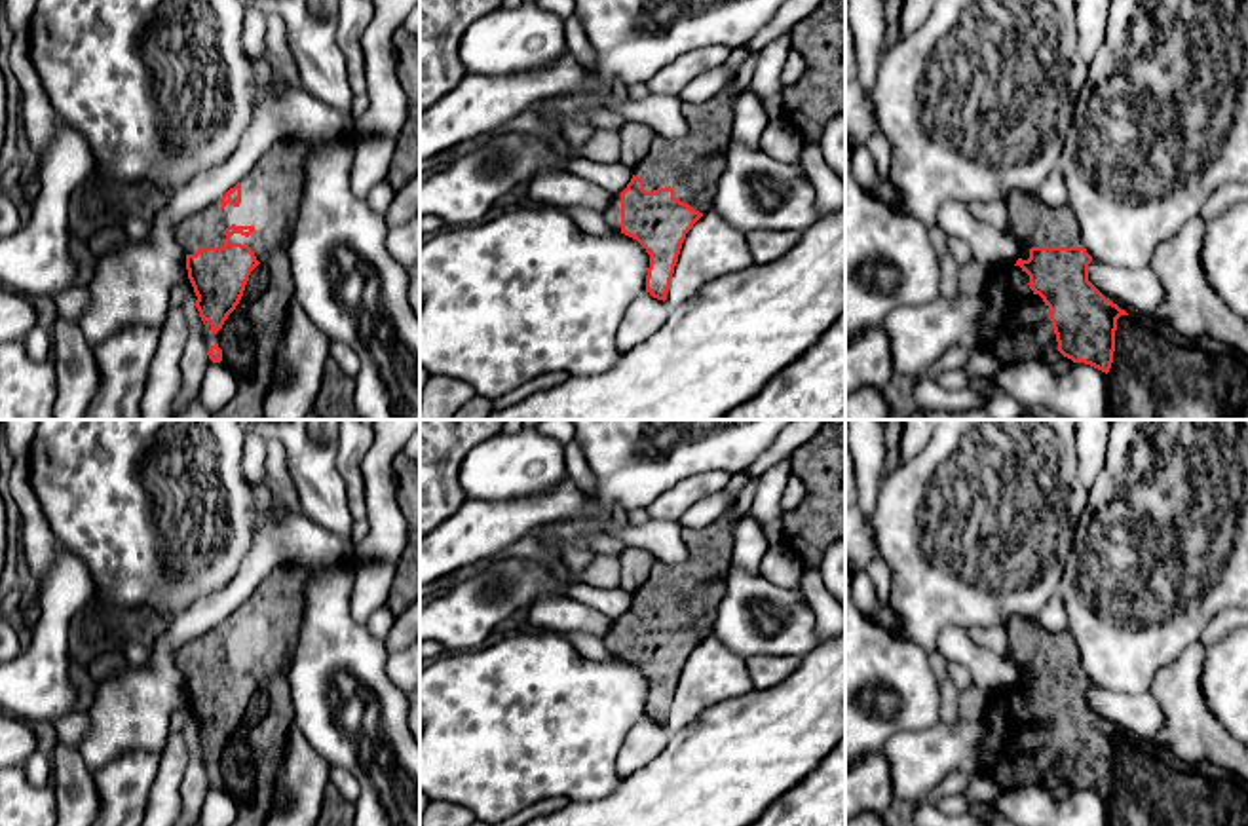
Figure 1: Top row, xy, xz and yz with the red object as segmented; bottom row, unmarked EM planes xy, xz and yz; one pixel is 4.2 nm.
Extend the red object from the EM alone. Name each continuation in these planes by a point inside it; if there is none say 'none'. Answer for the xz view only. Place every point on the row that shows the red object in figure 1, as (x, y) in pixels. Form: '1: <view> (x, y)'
1: xz (692, 166)

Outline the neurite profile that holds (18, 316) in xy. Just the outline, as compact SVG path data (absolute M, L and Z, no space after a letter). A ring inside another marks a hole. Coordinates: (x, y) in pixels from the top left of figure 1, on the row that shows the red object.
M0 285L0 342L23 340L36 321L28 296Z

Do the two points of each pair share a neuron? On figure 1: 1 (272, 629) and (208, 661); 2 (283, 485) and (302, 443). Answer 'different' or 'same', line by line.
1: same
2: different

